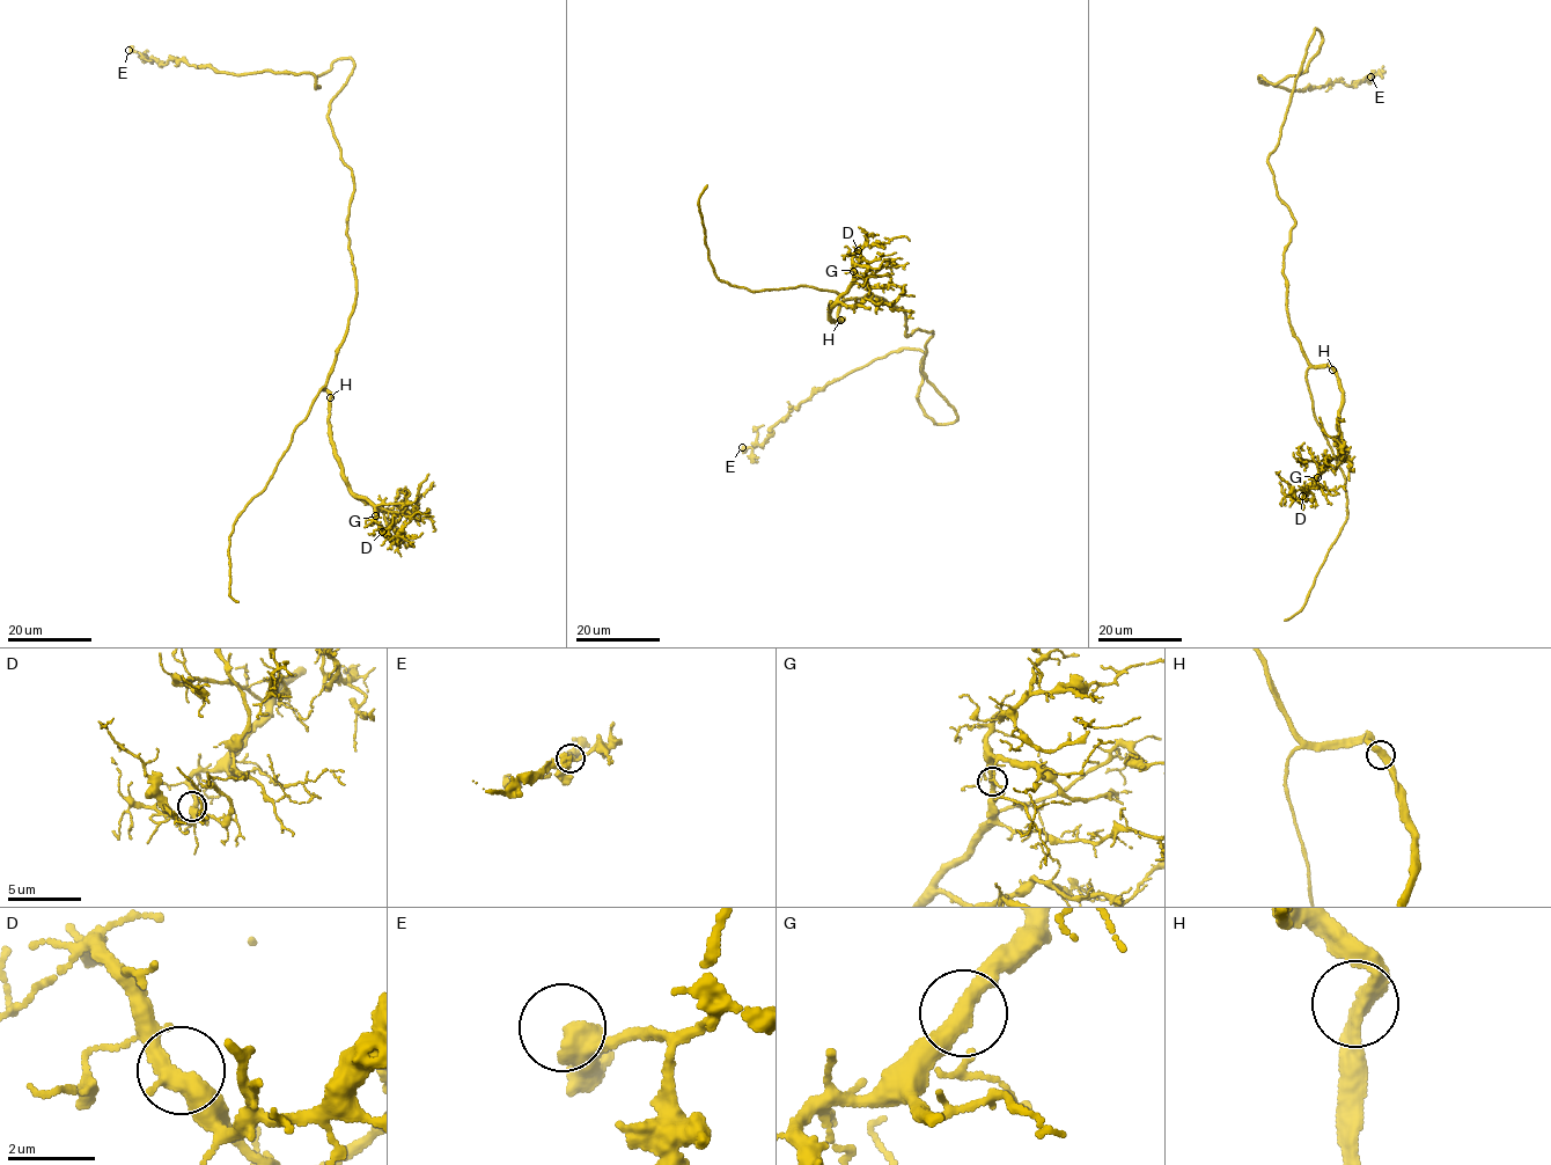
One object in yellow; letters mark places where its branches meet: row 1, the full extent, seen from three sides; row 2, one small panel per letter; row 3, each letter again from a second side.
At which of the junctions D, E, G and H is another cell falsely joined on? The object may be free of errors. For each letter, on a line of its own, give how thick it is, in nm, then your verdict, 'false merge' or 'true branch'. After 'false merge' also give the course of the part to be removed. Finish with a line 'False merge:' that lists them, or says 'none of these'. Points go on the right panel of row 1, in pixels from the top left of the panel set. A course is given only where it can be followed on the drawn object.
D: calibre 420 nm; true branch
E: calibre 440 nm; true branch
G: calibre 400 nm; true branch
H: calibre 400 nm; true branch
False merge: none of these

